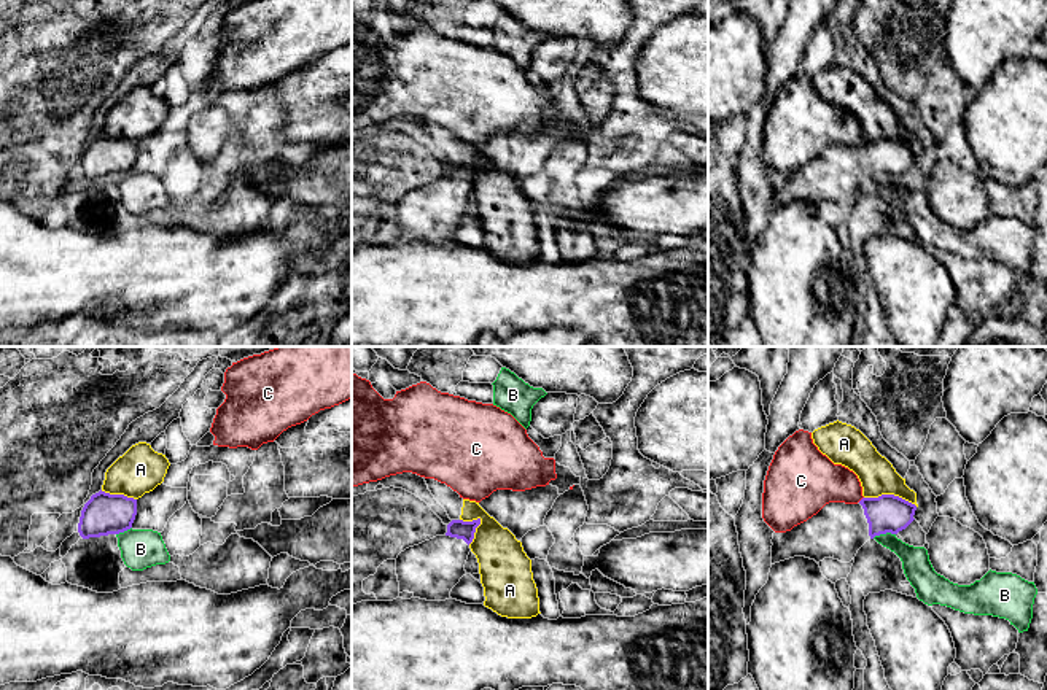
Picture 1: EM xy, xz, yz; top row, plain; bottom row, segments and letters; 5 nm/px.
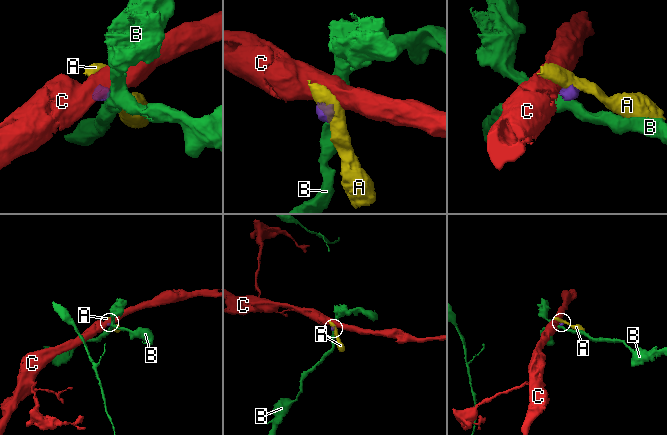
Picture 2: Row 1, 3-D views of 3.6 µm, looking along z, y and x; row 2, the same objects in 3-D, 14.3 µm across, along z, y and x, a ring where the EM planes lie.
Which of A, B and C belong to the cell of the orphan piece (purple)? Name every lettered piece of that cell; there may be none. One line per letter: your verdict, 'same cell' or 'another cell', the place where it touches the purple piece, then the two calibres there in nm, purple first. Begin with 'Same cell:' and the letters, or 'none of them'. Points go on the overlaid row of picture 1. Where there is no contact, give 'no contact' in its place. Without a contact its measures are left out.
Same cell: none of them
A: another cell; contact yz (891, 495); calibres 190 and 190 nm
B: another cell; contact yz (883, 533); calibres 190 and 140 nm
C: another cell; contact yz (861, 500); calibres 190 and 260 nm

